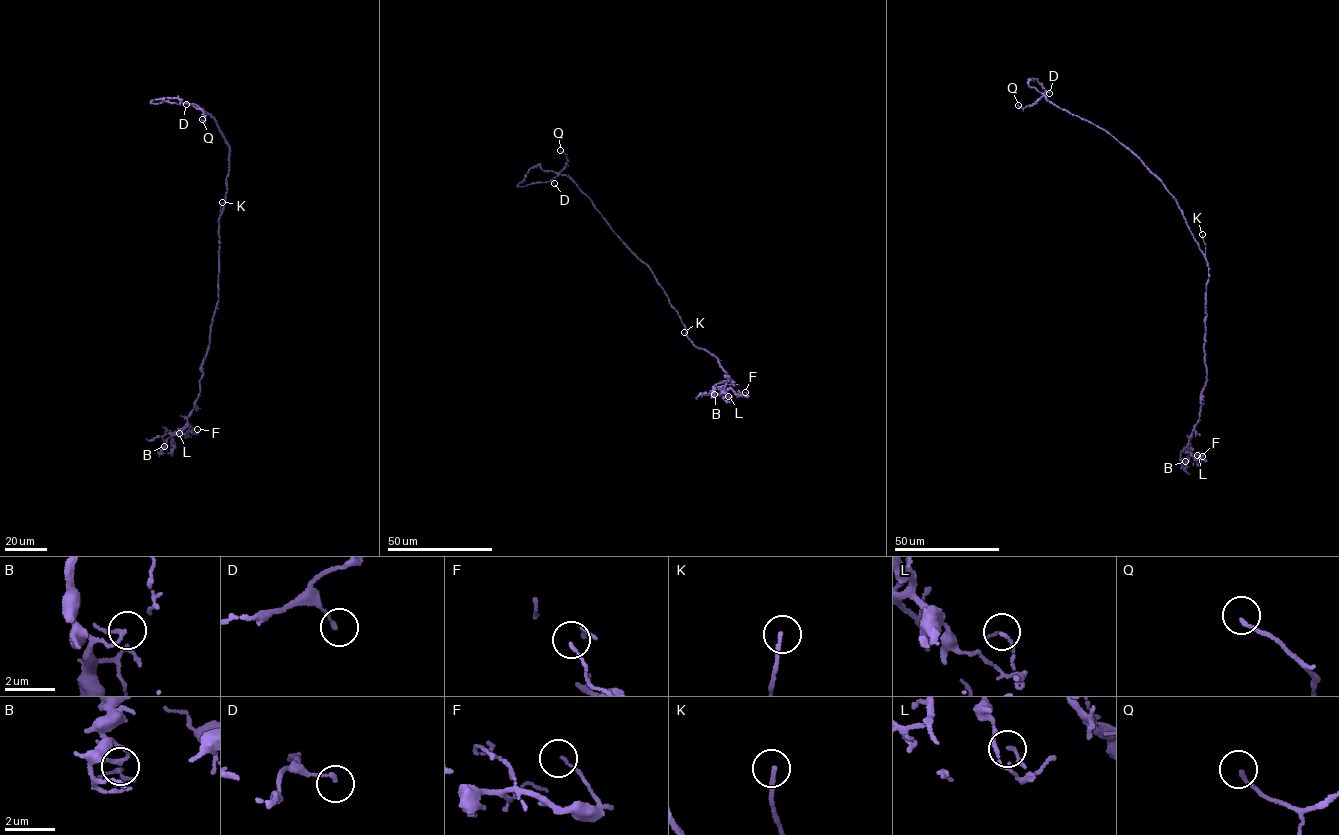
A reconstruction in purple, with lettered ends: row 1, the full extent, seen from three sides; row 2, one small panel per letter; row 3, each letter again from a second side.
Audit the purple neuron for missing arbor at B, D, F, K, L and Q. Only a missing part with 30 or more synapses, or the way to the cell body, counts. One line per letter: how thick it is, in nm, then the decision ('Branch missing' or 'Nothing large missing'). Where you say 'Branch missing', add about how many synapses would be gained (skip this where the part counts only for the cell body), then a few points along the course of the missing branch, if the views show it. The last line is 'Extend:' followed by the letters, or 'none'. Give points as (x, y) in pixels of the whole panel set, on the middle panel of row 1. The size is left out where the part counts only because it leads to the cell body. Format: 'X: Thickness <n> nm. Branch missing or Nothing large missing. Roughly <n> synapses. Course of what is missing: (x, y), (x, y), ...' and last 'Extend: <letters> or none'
B: Thickness 90 nm. Nothing large missing
D: Thickness 130 nm. Nothing large missing
F: Thickness 90 nm. Nothing large missing
K: Thickness 160 nm. Branch missing
L: Thickness 120 nm. Nothing large missing
Q: Thickness 150 nm. Nothing large missing
Extend: K

